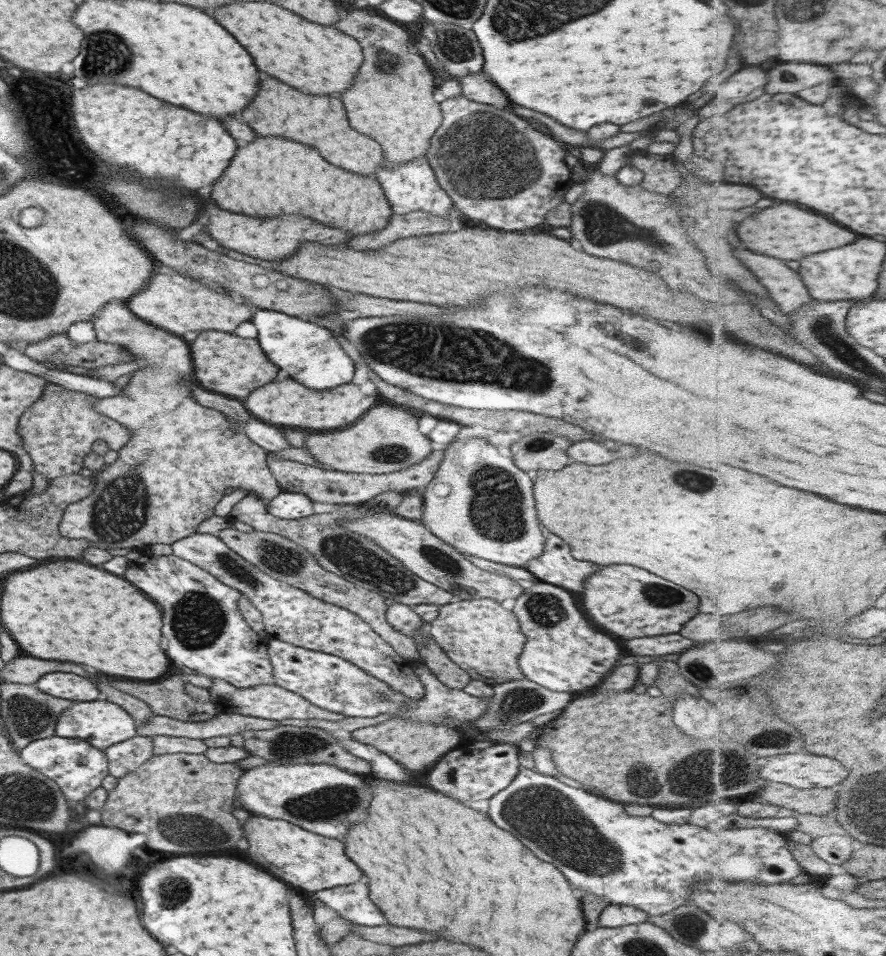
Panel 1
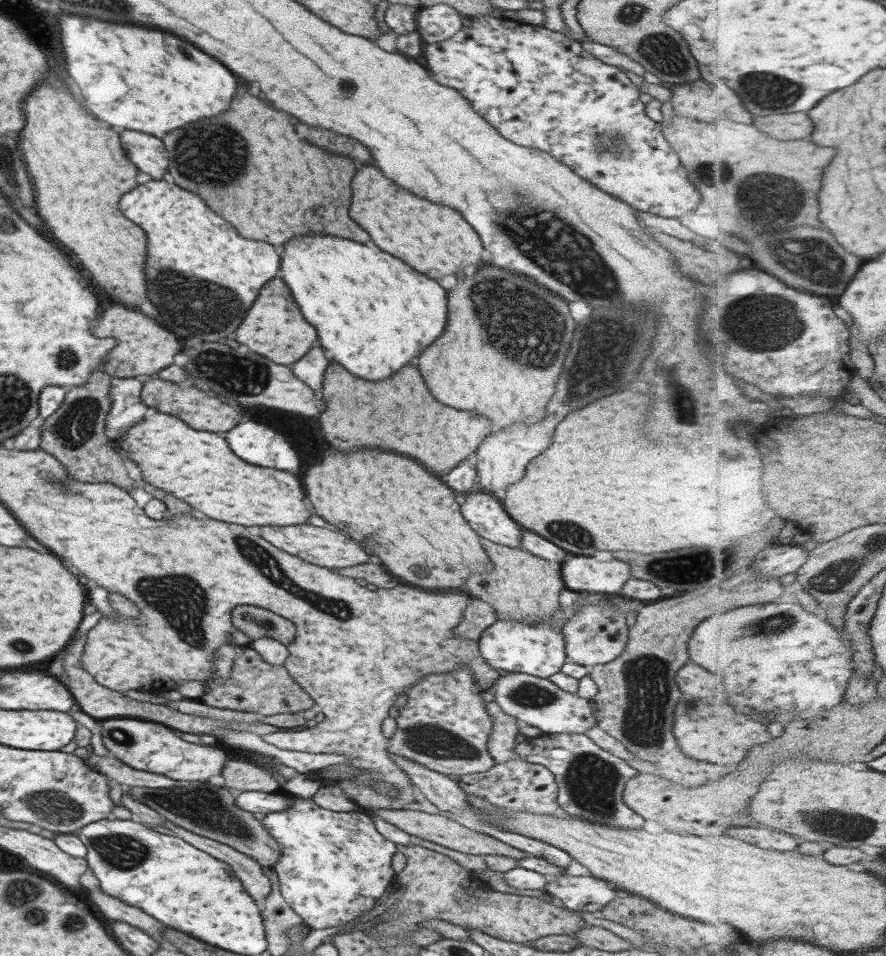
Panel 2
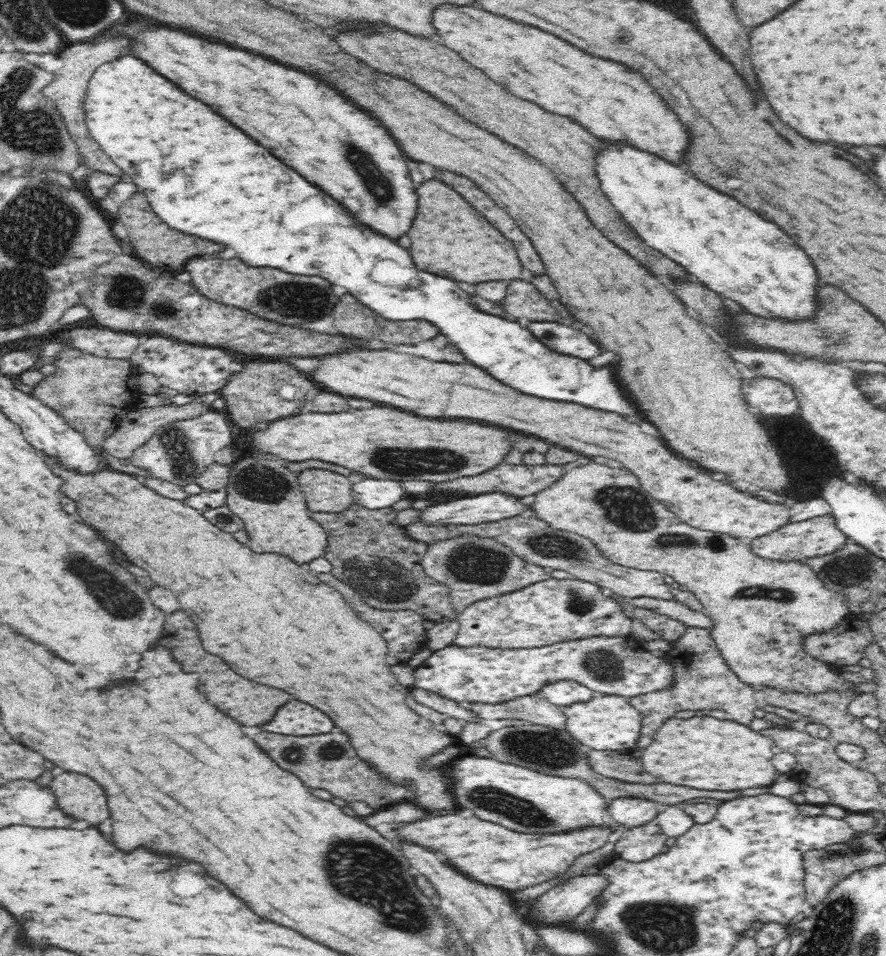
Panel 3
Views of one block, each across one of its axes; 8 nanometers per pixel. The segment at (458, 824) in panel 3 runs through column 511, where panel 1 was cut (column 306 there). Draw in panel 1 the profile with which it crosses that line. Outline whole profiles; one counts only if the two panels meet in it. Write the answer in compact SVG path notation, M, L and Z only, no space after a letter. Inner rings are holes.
M251 815L241 826L243 836L249 842L247 856L255 862L261 862L257 864L261 870L273 872L277 878L293 886L299 886L309 893L347 886L361 878L361 870L351 860L345 858L343 842L339 840L313 834L281 820L270 820L257 815Z

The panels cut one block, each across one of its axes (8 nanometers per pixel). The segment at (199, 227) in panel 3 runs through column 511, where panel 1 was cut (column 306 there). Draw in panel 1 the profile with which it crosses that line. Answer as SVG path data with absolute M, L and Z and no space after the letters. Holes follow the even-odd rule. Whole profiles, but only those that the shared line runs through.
M255 309L249 321L255 325L256 340L267 358L299 384L313 390L325 390L351 380L353 355L345 352L337 336L332 336L329 330L315 325L309 318L287 316L273 309Z

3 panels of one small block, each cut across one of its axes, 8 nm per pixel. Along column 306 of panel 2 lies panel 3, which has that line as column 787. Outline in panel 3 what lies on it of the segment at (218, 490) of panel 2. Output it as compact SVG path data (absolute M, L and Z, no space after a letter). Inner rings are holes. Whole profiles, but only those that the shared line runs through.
M352 348L340 354L320 356L318 360L320 368L310 374L312 380L342 396L366 398L400 410L406 408L406 412L424 418L484 420L534 434L542 440L554 442L553 445L558 444L586 457L614 458L622 462L632 474L636 474L642 488L653 499L666 505L670 512L688 526L748 541L788 524L790 516L782 504L766 504L754 496L748 496L746 492L738 492L732 486L722 484L720 480L714 482L710 474L698 470L696 462L688 462L680 458L680 454L670 452L658 438L648 436L638 424L632 424L618 414L584 408L580 404L524 396L514 388L500 384L490 374L472 364L432 362L392 350L368 348Z

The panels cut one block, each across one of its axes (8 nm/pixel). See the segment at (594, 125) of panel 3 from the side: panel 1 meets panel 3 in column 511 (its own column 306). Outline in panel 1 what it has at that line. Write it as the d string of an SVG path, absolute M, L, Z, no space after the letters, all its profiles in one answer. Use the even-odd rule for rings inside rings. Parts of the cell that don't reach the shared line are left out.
M231 2L213 10L213 18L253 58L257 70L309 94L341 92L353 80L361 64L359 44L343 32L311 24L301 16L267 2Z

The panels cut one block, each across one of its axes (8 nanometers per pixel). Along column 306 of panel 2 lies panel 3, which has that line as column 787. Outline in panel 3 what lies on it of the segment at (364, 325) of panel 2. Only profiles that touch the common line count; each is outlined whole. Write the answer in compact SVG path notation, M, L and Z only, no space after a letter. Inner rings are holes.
M606 144L604 152L596 158L596 172L601 189L625 222L634 228L637 236L653 250L680 264L690 276L700 278L706 288L714 290L722 298L738 302L744 310L750 310L762 318L784 318L790 322L814 318L818 310L816 268L812 266L808 254L776 224L762 220L738 200L708 188L700 180L688 176L682 168L632 146Z

